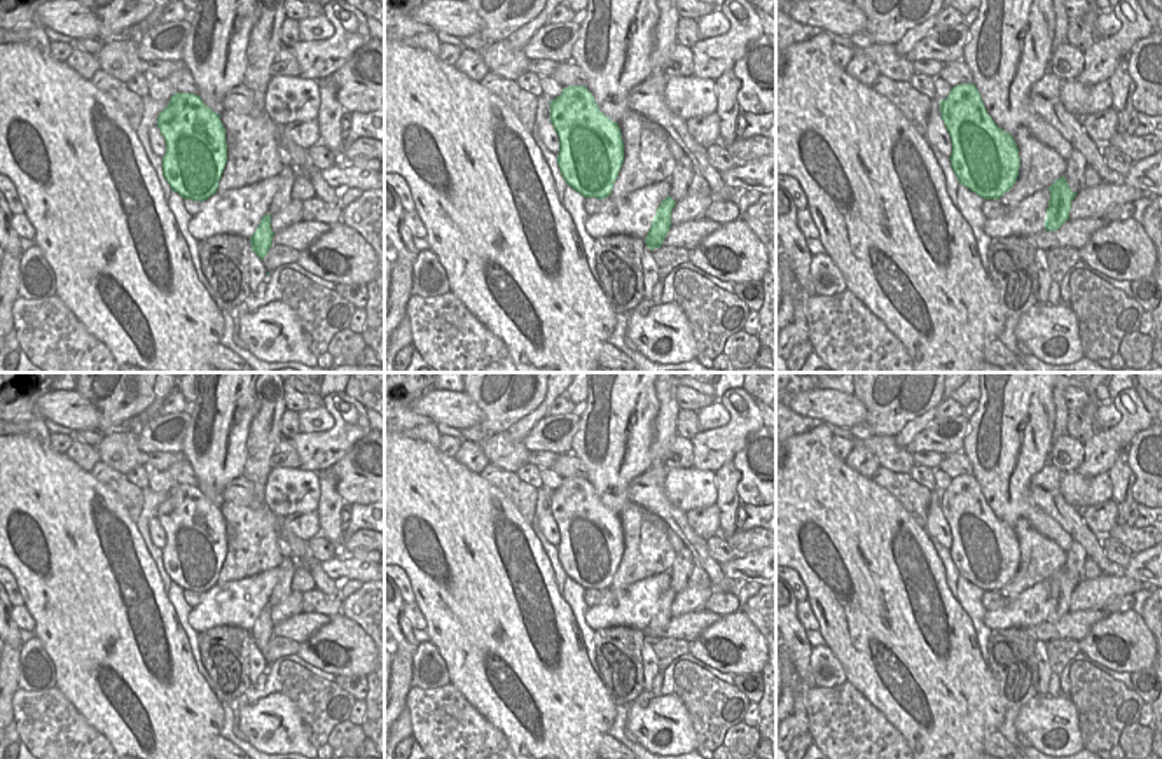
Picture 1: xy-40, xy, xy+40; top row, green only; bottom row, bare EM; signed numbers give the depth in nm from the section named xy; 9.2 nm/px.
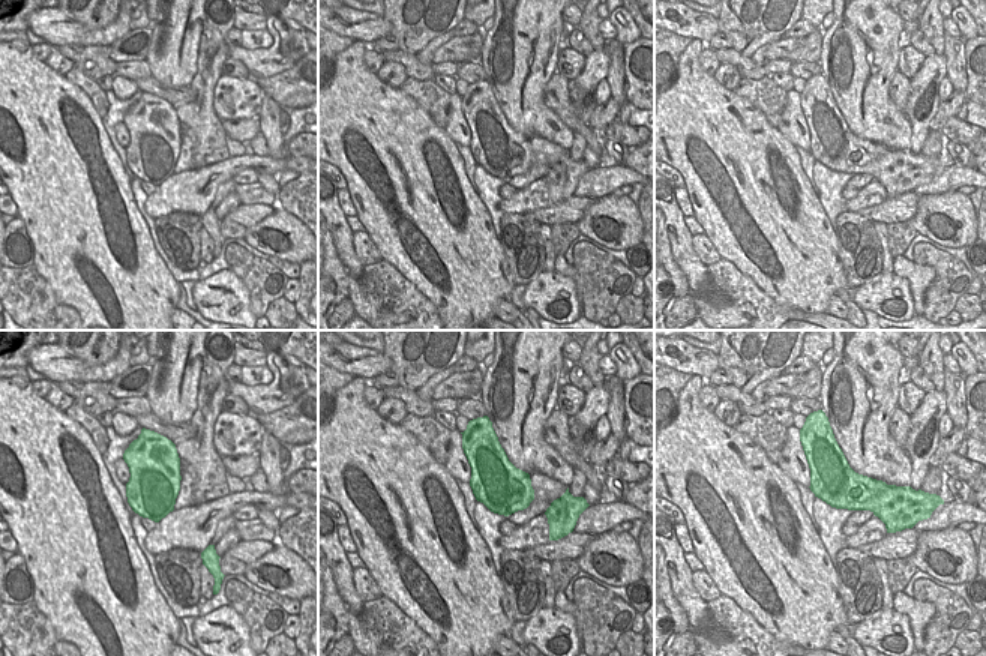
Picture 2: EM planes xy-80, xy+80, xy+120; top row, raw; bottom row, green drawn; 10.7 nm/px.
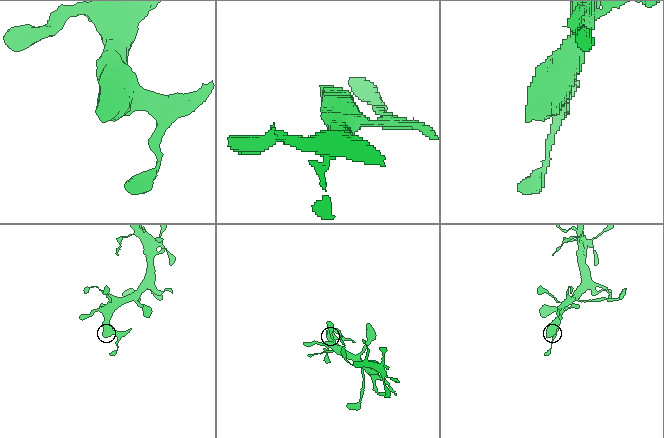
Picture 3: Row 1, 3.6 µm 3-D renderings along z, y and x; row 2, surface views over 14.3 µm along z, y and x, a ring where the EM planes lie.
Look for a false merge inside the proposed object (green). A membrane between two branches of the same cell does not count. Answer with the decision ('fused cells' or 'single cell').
fused cells

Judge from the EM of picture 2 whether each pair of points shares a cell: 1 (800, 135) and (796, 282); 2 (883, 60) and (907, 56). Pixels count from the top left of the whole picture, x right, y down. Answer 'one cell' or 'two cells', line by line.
1: two cells
2: two cells

